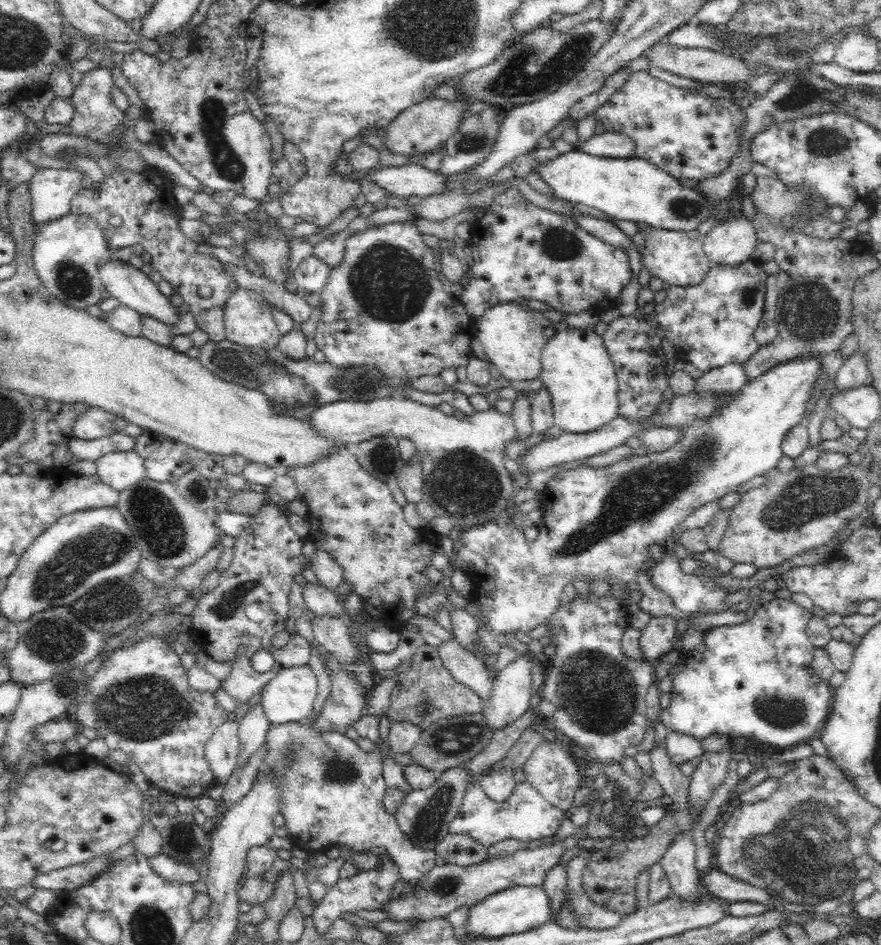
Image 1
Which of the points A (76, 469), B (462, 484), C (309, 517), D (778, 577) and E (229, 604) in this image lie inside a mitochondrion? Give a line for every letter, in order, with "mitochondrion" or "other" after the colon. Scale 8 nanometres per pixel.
A: other
B: mitochondrion
C: other
D: other
E: mitochondrion

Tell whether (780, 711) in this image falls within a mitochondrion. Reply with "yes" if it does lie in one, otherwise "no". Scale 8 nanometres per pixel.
yes

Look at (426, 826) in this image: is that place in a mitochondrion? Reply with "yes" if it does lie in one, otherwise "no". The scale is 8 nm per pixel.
yes

